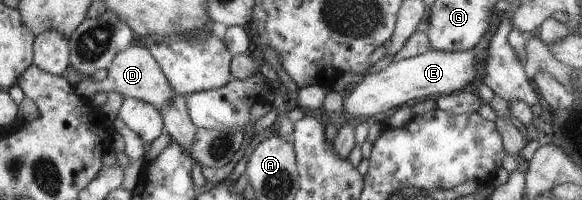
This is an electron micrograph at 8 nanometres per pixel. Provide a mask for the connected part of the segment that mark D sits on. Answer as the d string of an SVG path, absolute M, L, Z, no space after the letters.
M129 45L121 52L118 52L114 56L114 60L108 64L106 72L106 78L95 82L88 77L81 78L80 82L73 86L73 90L77 96L86 100L89 97L100 92L116 92L122 96L122 98L132 97L136 100L142 100L146 104L150 104L152 108L158 109L158 112L162 108L166 108L174 96L174 90L170 87L170 84L165 80L164 74L160 70L160 66L156 64L156 60L150 56L146 47L140 48L140 46Z

